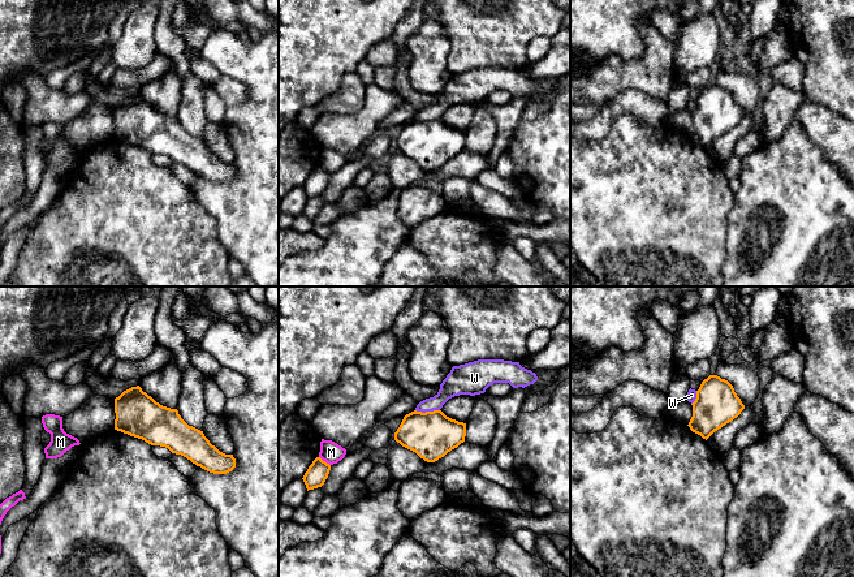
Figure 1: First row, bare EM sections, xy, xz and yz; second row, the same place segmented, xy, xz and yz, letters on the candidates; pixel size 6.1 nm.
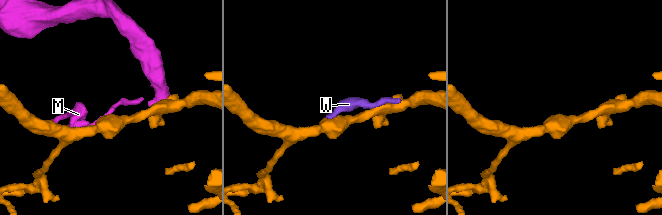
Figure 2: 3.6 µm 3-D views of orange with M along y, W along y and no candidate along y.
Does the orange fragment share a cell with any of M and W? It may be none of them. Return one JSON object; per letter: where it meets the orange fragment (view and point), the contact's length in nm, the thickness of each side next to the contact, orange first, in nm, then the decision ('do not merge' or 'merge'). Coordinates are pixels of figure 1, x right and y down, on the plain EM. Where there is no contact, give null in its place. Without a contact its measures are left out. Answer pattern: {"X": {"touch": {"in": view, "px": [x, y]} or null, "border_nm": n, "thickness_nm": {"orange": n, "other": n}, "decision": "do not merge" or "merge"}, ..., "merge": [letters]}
{"M": {"touch": {"in": "xz", "px": [324, 169]}, "border_nm": 90, "thickness_nm": {"orange": 130, "other": 140}, "decision": "do not merge"}, "W": {"touch": {"in": "xz", "px": [427, 120]}, "border_nm": 150, "thickness_nm": {"orange": 300, "other": 150}, "decision": "merge"}, "merge": ["W"]}

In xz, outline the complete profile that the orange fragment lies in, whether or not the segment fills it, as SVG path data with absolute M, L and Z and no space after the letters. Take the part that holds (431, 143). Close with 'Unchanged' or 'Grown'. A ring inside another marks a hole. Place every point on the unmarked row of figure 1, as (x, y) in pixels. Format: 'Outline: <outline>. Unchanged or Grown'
Outline: M441 119L434 120L411 120L406 122L394 141L394 148L402 155L415 160L427 171L435 171L448 160L457 156L465 150L466 132L447 125Z. Unchanged

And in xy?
Outline: M139 94L115 107L115 121L117 139L165 155L214 182L227 182L236 176L233 163L220 160L203 139L189 134L177 117L160 113Z. Unchanged

